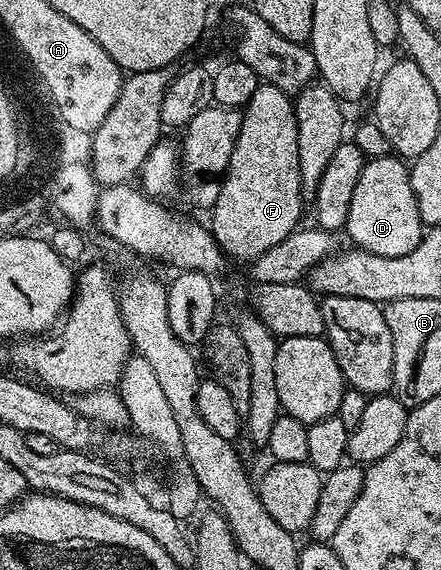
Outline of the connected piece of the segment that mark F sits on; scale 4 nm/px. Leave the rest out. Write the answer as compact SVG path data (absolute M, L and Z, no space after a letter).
M262 82L252 92L242 113L240 136L236 136L236 148L232 148L232 160L225 174L221 175L218 186L218 198L215 200L212 213L214 219L208 222L209 230L227 259L239 258L243 264L249 264L264 252L271 250L284 236L299 229L300 212L304 195L300 180L300 144L296 144L296 112L291 95L272 88L272 84Z

